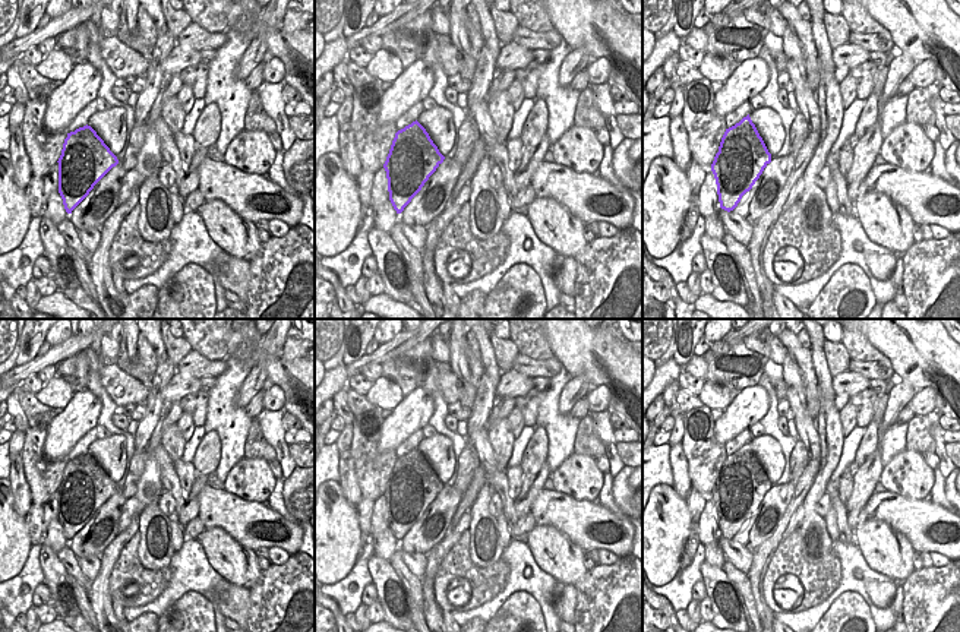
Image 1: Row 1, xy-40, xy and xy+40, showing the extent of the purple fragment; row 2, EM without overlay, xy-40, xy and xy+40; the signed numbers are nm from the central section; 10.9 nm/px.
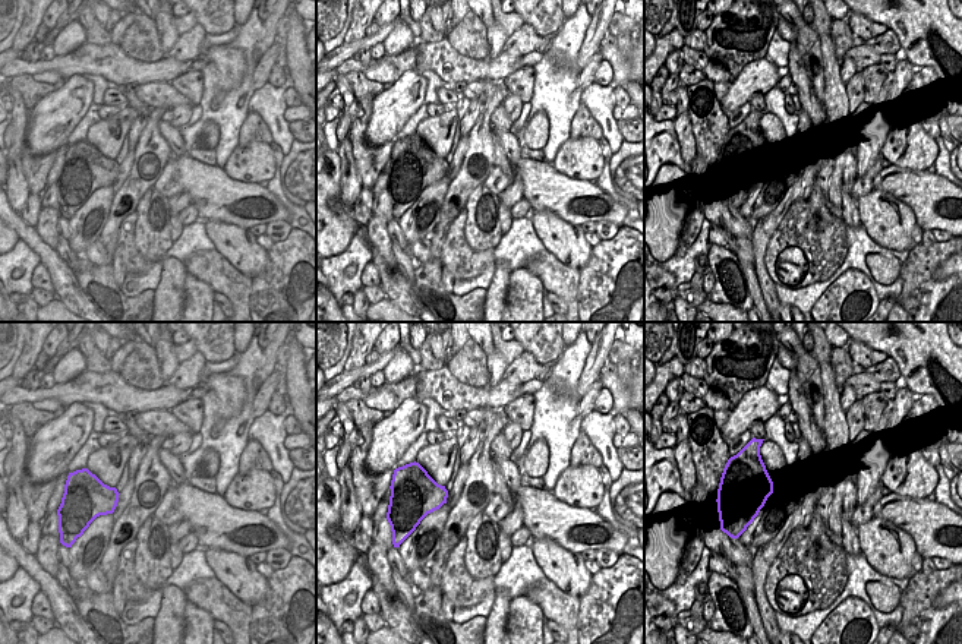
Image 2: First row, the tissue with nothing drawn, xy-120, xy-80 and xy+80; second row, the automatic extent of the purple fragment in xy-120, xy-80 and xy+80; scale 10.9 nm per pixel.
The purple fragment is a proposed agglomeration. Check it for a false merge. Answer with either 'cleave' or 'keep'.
cleave

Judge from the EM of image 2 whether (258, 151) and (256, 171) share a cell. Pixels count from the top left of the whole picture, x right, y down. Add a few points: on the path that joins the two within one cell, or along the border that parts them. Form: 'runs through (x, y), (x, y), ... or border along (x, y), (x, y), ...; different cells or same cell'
runs through (258, 155), (256, 167); same cell

